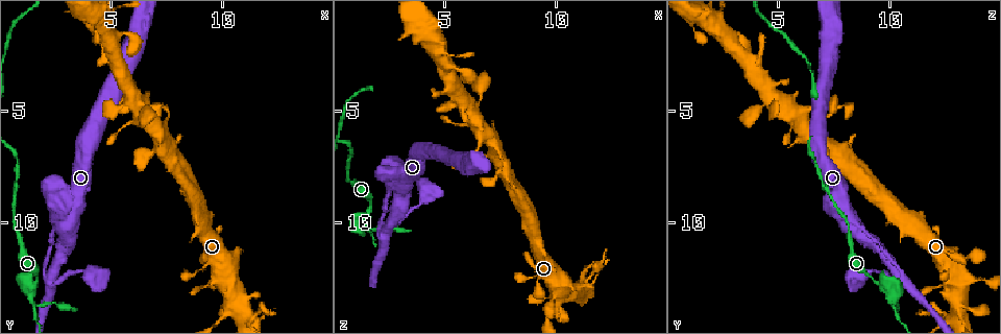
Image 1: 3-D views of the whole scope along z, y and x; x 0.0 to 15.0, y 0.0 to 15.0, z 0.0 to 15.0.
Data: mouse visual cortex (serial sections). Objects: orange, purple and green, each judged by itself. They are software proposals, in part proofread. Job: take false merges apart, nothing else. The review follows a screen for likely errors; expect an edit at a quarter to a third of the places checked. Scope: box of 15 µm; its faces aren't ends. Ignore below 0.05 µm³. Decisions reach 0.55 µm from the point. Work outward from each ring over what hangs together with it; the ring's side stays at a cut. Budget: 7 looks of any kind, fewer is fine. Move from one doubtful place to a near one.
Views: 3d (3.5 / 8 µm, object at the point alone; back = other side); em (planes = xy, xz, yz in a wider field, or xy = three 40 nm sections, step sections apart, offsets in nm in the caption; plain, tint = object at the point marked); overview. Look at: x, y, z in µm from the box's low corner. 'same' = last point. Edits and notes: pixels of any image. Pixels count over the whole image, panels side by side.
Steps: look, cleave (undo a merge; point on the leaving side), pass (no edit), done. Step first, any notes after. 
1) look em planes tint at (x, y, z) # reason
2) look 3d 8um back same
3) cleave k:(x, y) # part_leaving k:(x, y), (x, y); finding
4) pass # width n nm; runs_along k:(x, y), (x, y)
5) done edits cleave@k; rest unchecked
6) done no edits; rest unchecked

look 3d 8um at (2.5, 10.0, 8.4) # sharp bend

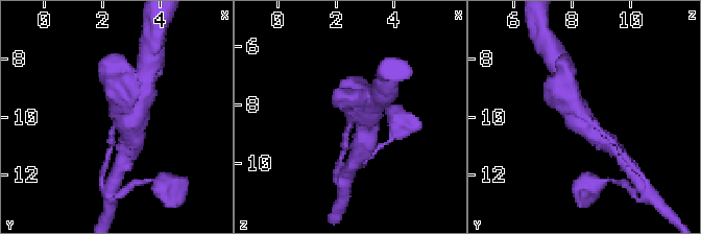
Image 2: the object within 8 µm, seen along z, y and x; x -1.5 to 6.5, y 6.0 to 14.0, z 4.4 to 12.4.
look 3d 3.5um at (2.5, 9.9, 8.3) # closer look

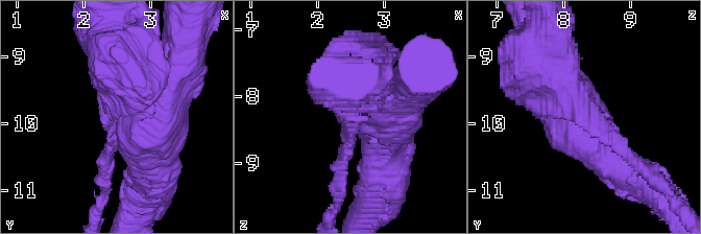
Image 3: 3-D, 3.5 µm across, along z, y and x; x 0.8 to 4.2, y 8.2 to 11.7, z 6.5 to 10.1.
look em xy step 1 tint at (2.55, 9.95, 8.30) # now the EM

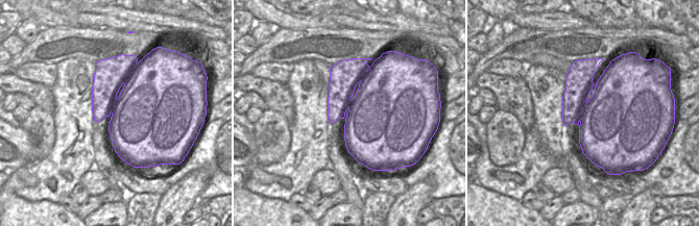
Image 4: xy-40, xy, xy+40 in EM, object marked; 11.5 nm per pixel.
pass # runs_along 3:(400, 100), (348, 122), (338, 167); one cell here

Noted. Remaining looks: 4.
look 3d 3.5um at (8.7, 12.4, 12.6) # thick turns thin

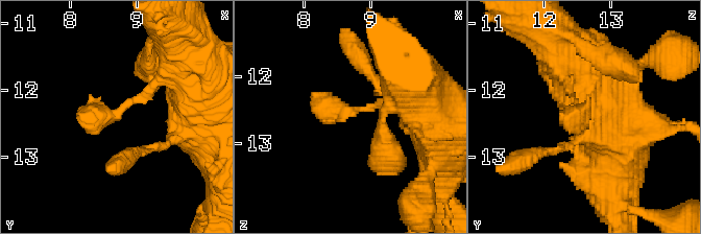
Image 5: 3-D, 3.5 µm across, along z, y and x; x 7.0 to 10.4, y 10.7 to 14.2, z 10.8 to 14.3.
look em xy step 5 tint at (8.65, 12.35, 12.45)

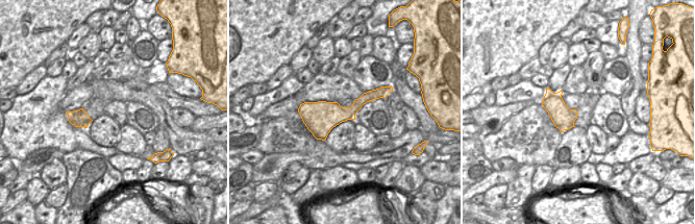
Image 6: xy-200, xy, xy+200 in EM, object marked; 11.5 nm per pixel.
pass # runs_along 6:(383, 90), (349, 113), (301, 112); one cell here

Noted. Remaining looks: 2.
look 3d 3.5um at (10.4, 13.6, 13.1) # narrows sharply

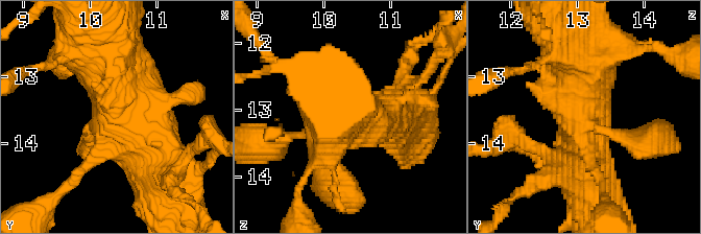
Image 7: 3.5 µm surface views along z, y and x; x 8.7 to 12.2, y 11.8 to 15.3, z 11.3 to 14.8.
pass # runs_along 7:(103, 56), (173, 165); one cell here

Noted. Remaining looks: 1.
done no edits; rest unchecked

